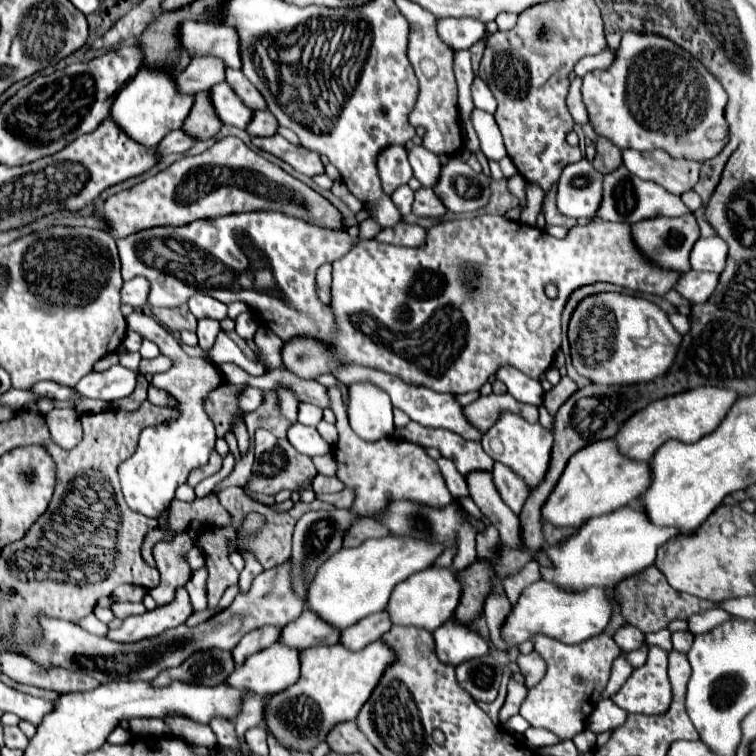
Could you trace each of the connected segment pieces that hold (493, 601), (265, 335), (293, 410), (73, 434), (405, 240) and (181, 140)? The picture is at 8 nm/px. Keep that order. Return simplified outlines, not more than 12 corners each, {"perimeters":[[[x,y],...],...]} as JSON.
{"perimeters":[[[488,595],[484,605],[490,637],[500,651],[500,639],[510,601],[506,595]],[[266,325],[254,335],[258,361],[266,371],[280,367],[284,341]],[[278,387],[280,415],[296,423],[300,401]],[[72,407],[44,417],[52,443],[82,439],[80,415]],[[398,223],[376,239],[400,247],[422,247],[424,227]],[[184,131],[168,133],[154,147],[156,157],[184,153],[196,141]]]}

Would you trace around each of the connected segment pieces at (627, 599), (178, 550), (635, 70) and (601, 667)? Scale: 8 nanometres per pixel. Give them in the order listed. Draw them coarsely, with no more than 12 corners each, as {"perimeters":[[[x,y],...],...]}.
{"perimeters":[[[658,567],[614,587],[624,621],[660,631],[718,607],[672,589]],[[188,533],[154,547],[160,585],[150,591],[158,605],[192,575]],[[624,33],[584,77],[594,131],[620,149],[706,161],[726,91],[660,35]],[[536,635],[544,679],[520,715],[560,739],[584,731],[620,647]]]}

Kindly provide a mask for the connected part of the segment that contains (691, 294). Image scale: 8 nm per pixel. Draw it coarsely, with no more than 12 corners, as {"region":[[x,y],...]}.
{"region":[[712,271],[680,275],[676,291],[692,303],[710,299],[720,275]]}

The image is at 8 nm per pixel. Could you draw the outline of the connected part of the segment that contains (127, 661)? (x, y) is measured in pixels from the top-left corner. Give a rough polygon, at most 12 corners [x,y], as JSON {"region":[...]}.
{"region":[[292,561],[262,571],[228,609],[152,639],[112,643],[40,617],[20,655],[100,683],[152,681],[196,651],[304,611]]}

